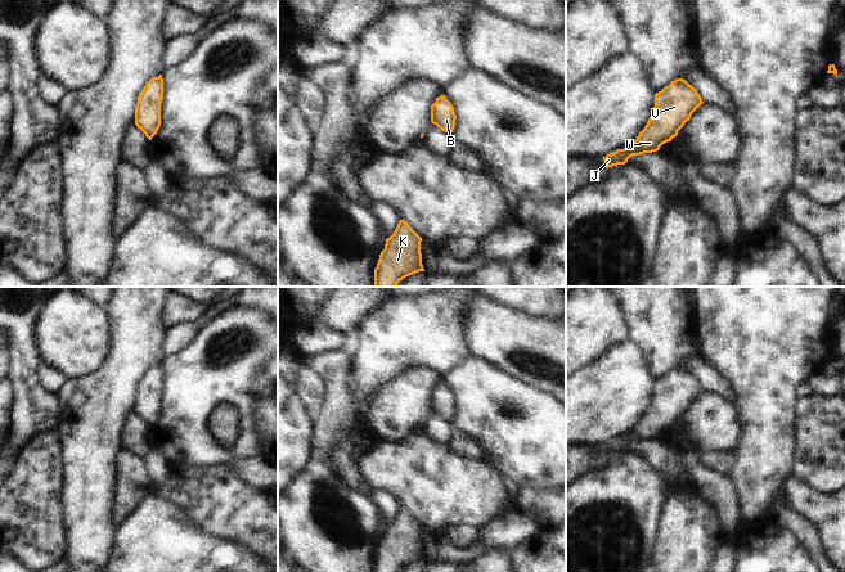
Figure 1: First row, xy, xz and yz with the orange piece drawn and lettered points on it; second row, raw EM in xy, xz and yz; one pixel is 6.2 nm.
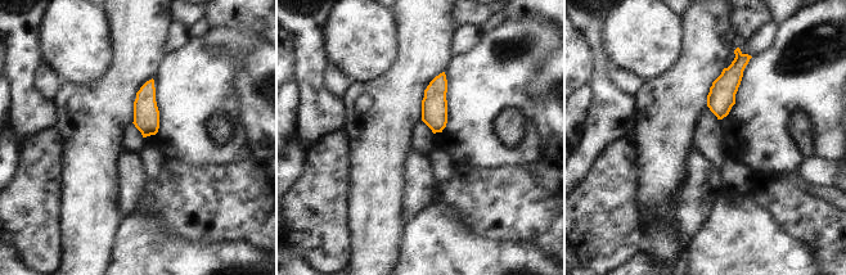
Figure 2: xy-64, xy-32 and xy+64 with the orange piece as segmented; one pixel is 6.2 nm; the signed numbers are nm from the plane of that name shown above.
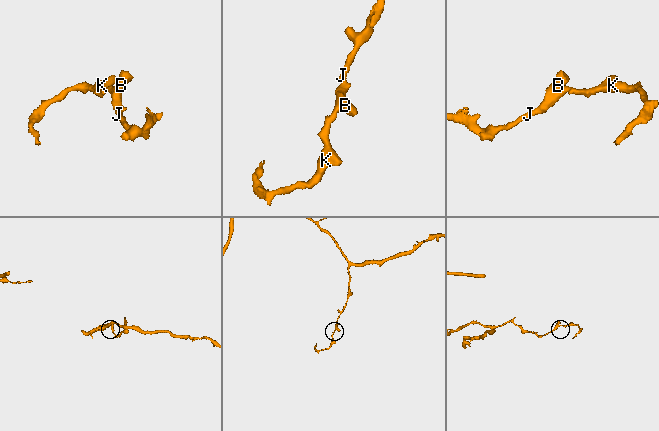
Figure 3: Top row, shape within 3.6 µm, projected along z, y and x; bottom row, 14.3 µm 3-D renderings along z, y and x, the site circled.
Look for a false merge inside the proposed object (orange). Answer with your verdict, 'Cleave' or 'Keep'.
Keep

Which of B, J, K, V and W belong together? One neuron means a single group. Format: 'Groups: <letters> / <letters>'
Groups: B J K V W

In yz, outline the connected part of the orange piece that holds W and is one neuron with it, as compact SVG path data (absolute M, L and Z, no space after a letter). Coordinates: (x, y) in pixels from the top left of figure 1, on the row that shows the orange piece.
M677 78L655 94L652 114L637 139L624 149L603 157L604 167L625 165L633 156L657 152L678 135L692 113L702 104L697 90L683 78Z

